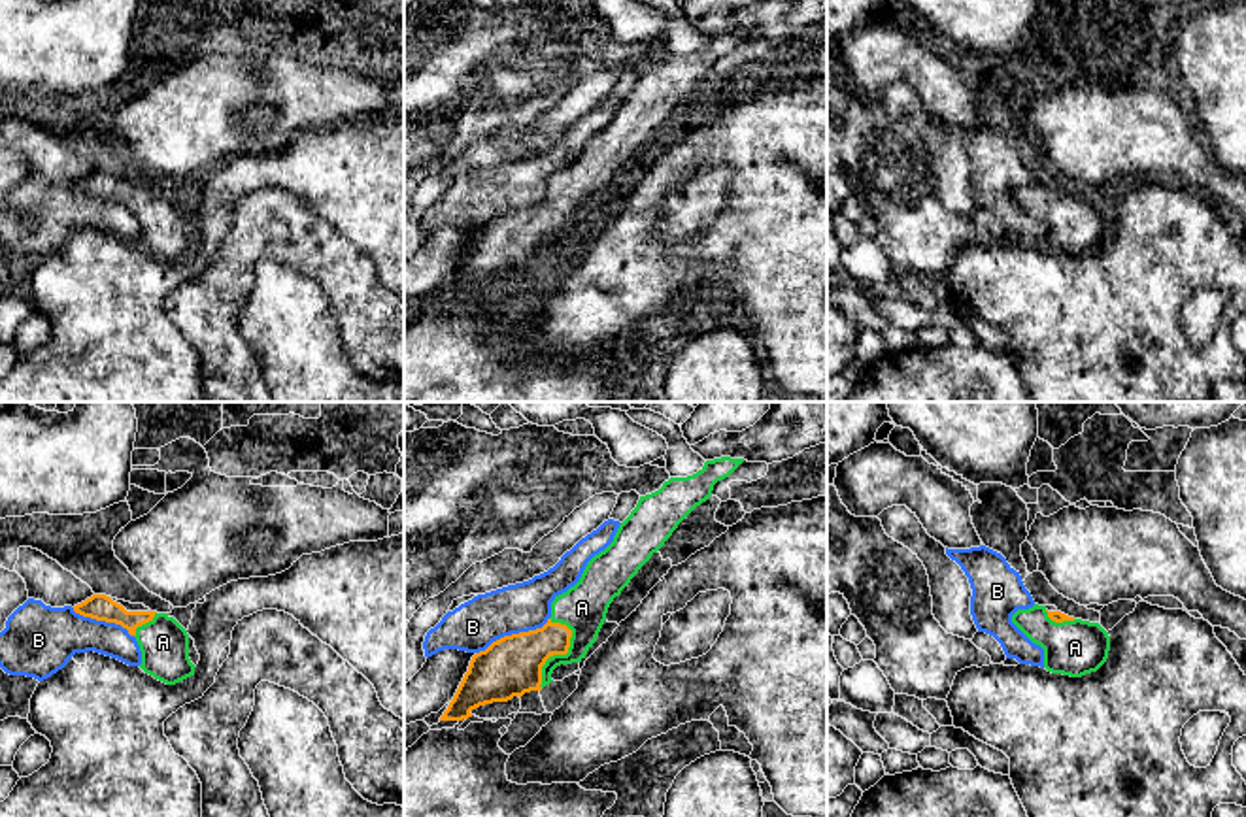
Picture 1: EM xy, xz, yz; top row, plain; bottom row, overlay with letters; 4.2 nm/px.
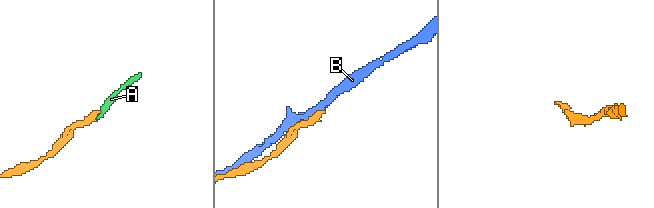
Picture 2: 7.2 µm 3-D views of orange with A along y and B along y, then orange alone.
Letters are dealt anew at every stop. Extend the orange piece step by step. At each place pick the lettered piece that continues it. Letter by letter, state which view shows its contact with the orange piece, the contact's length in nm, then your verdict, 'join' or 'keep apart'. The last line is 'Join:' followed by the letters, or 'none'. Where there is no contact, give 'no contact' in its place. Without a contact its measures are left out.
A: xz | 300 nm | join
B: xz | 340 nm | keep apart
Join: A

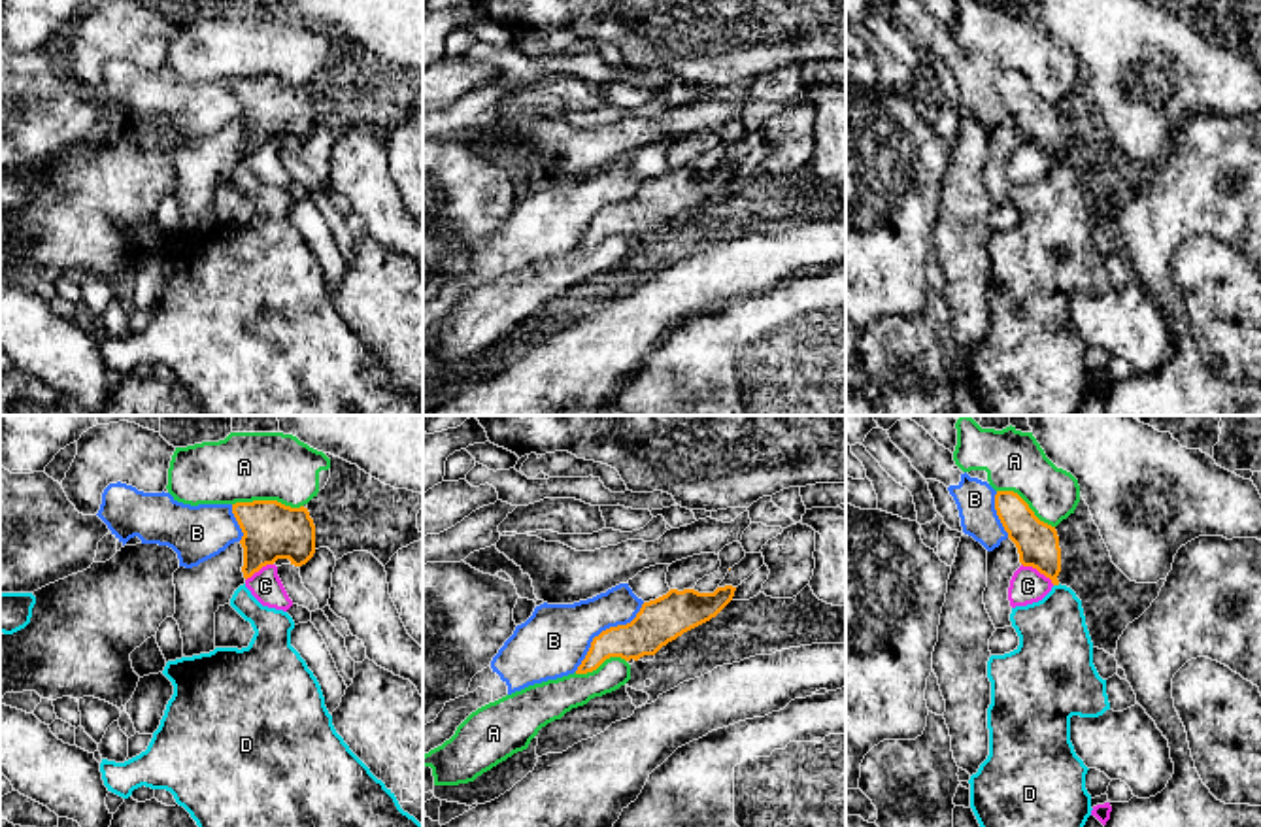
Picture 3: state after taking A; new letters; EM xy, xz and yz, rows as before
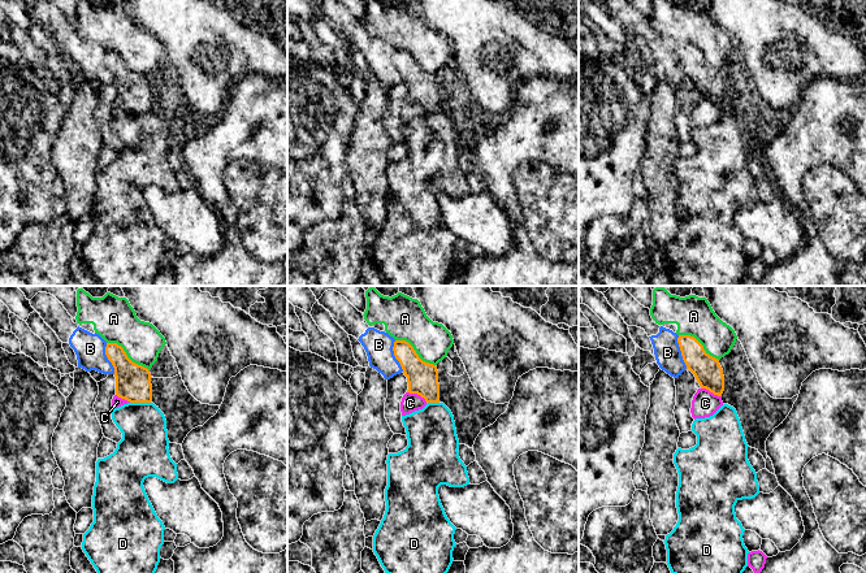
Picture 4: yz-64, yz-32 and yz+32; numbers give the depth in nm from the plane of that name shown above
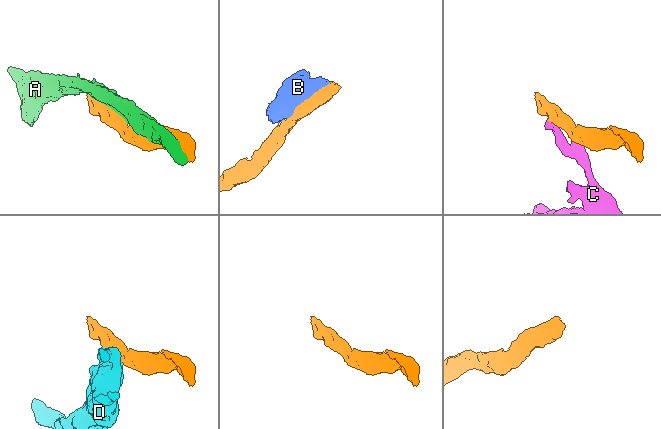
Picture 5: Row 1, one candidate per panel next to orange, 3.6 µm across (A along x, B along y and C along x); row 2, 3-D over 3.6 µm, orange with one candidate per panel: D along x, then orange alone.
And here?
A: xy | 300 nm | keep apart
B: xz | 420 nm | keep apart
C: yz | 170 nm | keep apart
D: yz | 30 nm | keep apart
Join: none

